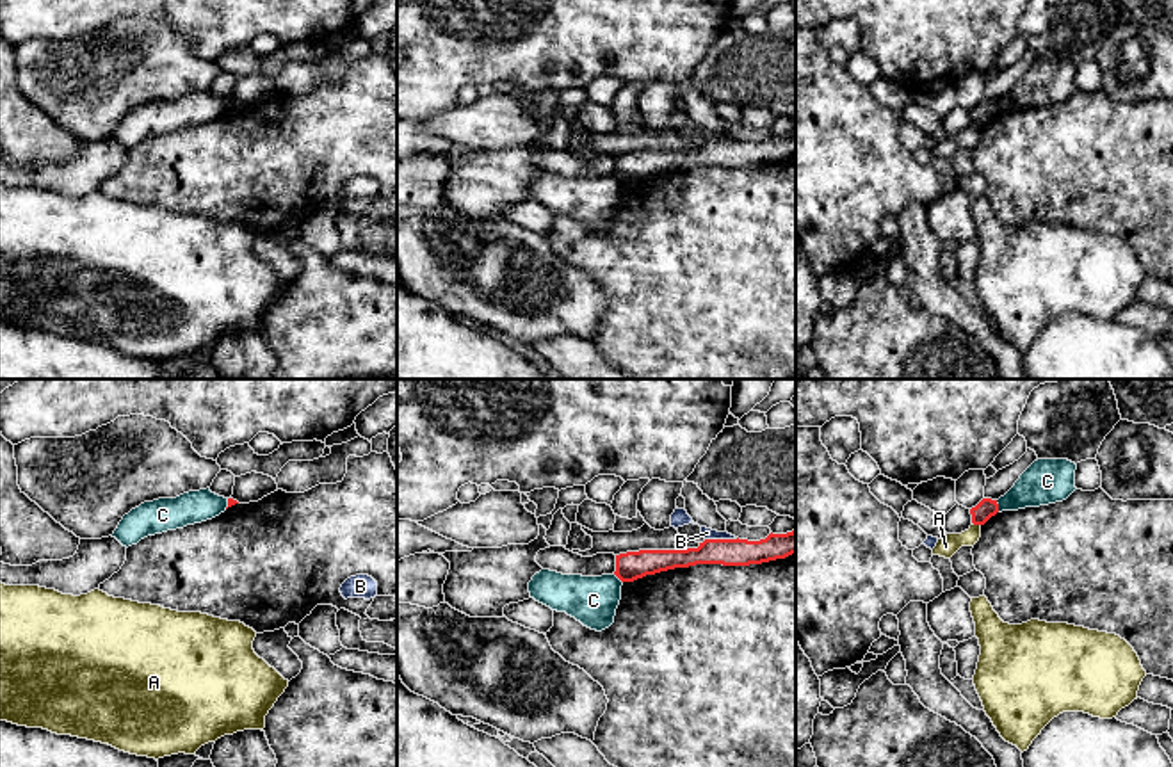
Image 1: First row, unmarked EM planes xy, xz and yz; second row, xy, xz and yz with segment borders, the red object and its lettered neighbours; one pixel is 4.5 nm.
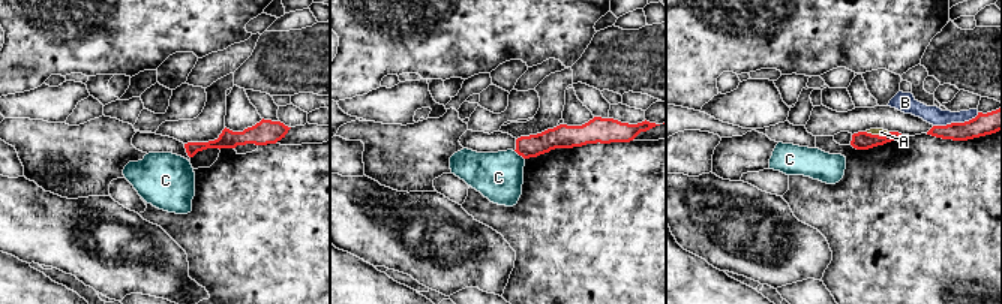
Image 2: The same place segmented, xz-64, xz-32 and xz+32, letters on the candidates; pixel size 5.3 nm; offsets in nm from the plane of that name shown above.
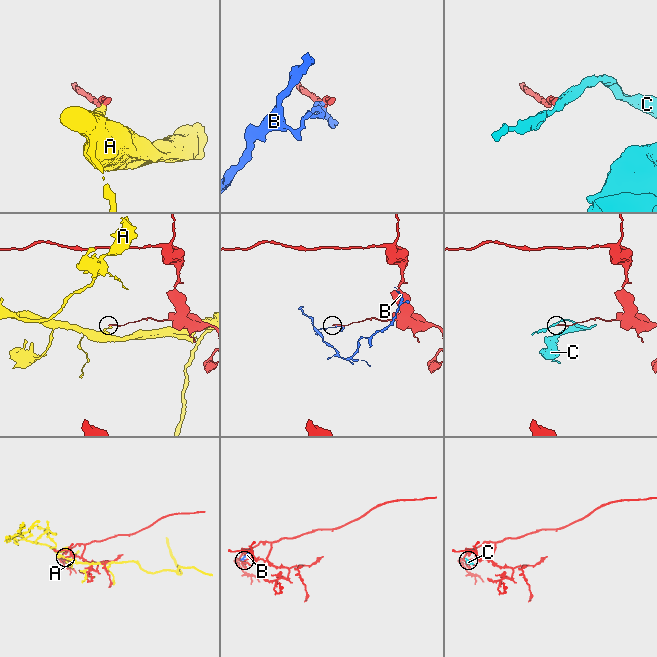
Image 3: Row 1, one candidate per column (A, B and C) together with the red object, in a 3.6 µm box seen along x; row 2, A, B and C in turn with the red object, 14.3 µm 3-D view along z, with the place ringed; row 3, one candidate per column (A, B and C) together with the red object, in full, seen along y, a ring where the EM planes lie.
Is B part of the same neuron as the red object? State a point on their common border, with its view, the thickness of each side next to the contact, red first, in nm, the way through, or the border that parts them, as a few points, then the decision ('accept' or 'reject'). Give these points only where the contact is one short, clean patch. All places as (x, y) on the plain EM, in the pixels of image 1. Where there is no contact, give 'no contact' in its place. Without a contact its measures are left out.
xz (721, 141) | 130/50 nm | along xz (737, 139), (705, 141) | reject

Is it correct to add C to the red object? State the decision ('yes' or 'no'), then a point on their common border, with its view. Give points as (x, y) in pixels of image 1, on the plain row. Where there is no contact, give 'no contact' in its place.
no | yz (997, 107)

